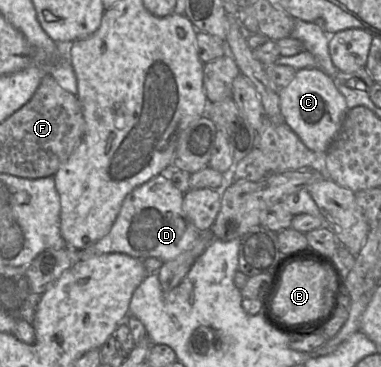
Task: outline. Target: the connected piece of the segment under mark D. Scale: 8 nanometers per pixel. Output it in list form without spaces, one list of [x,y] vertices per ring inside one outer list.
[[[159,174],[134,188],[123,200],[110,231],[93,245],[74,250],[79,258],[105,253],[122,253],[139,259],[154,257],[163,263],[186,251],[200,232],[186,220],[183,209],[184,193],[177,189],[167,175]]]

